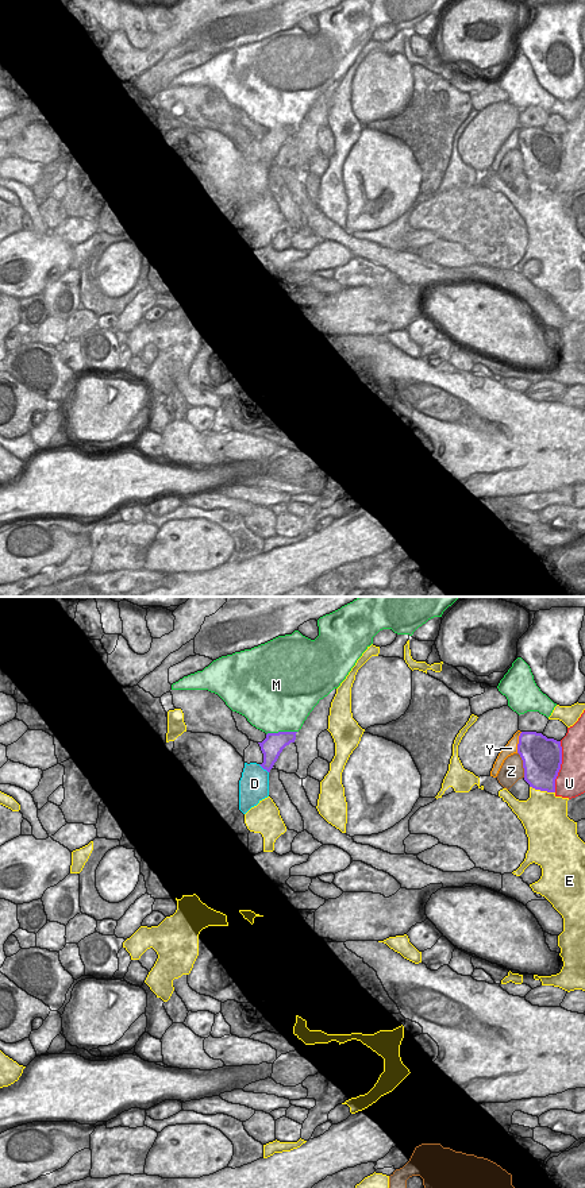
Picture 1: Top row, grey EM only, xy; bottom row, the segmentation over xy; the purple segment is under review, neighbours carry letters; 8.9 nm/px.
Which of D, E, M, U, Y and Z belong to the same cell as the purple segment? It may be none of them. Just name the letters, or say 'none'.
D

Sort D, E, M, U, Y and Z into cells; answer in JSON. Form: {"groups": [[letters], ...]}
{"groups": [["D"], ["E"], ["M"], ["U"], ["Y"], ["Z"]]}

